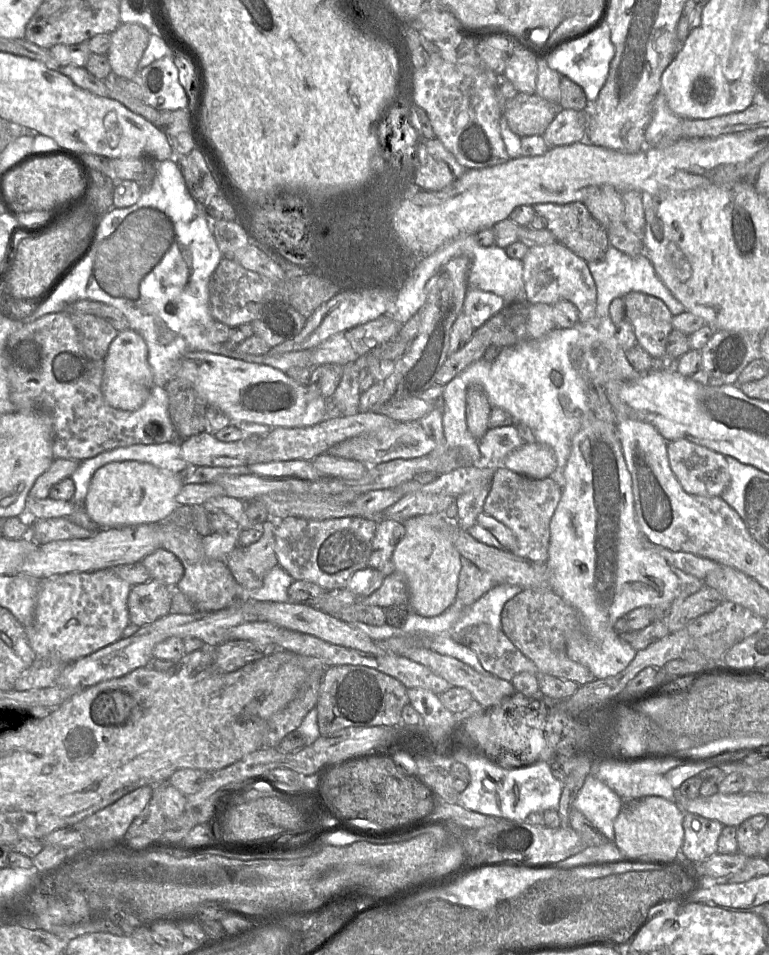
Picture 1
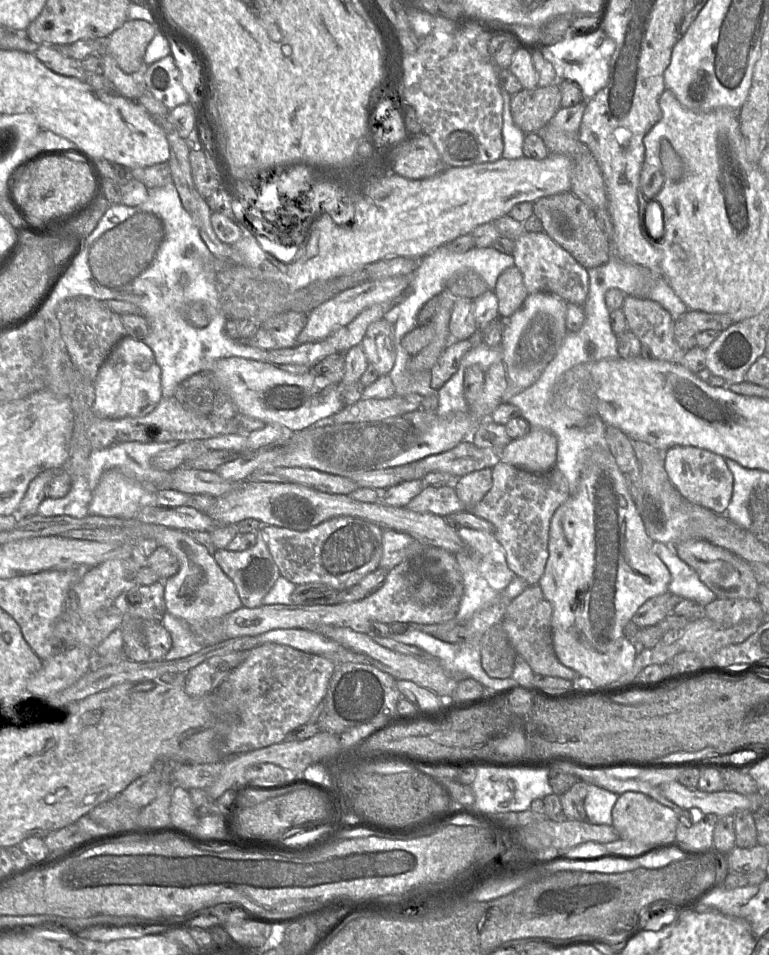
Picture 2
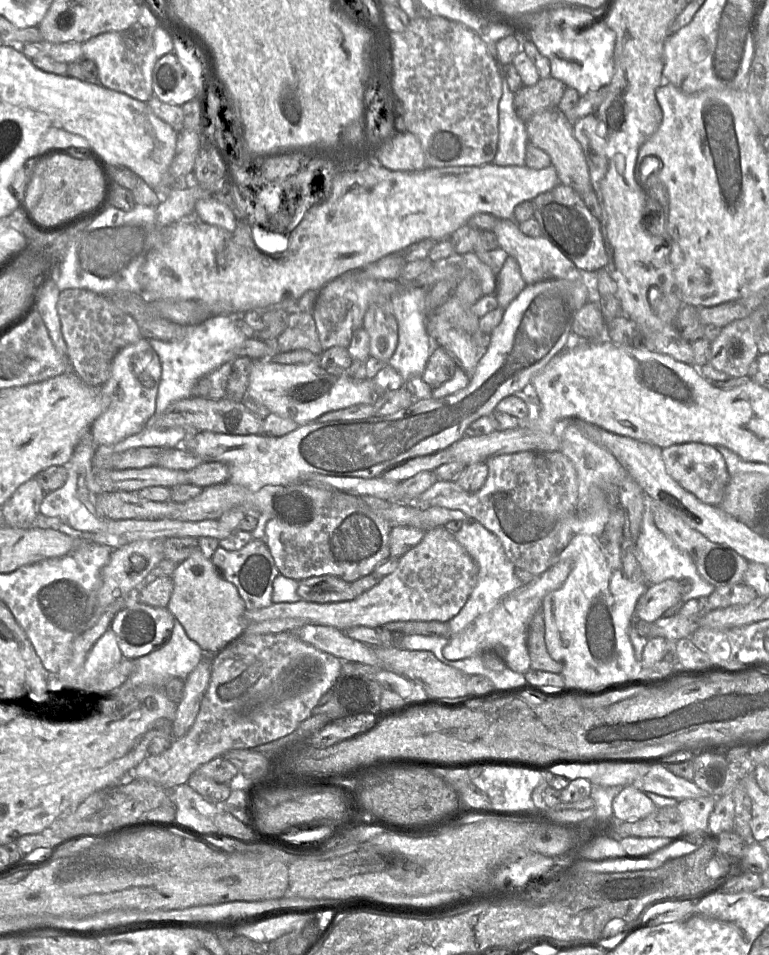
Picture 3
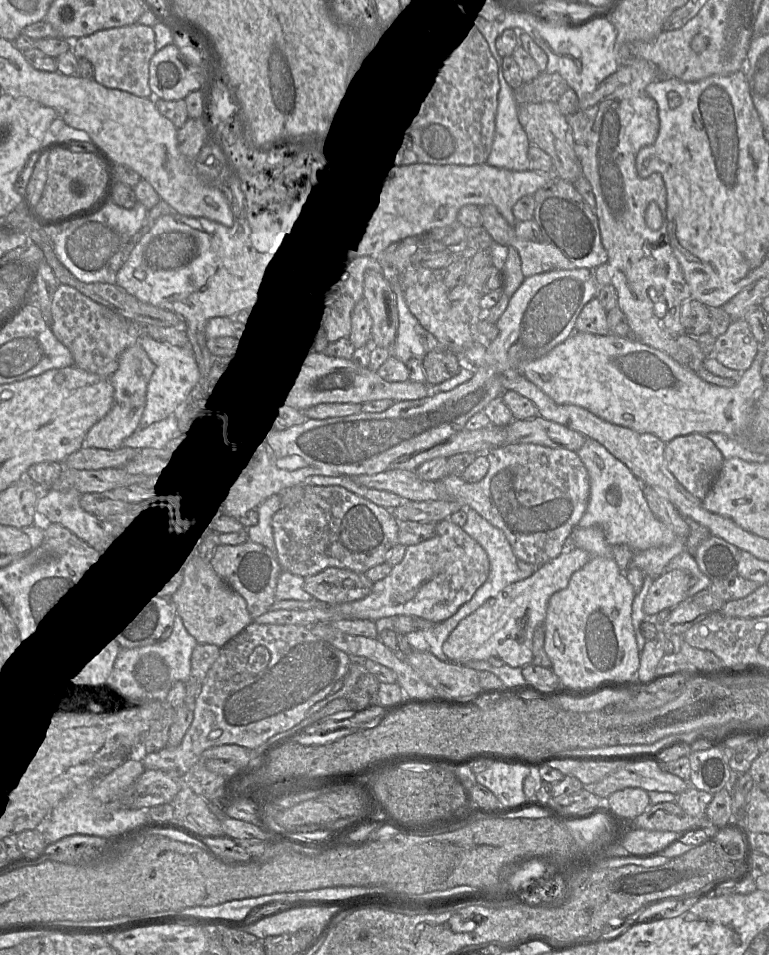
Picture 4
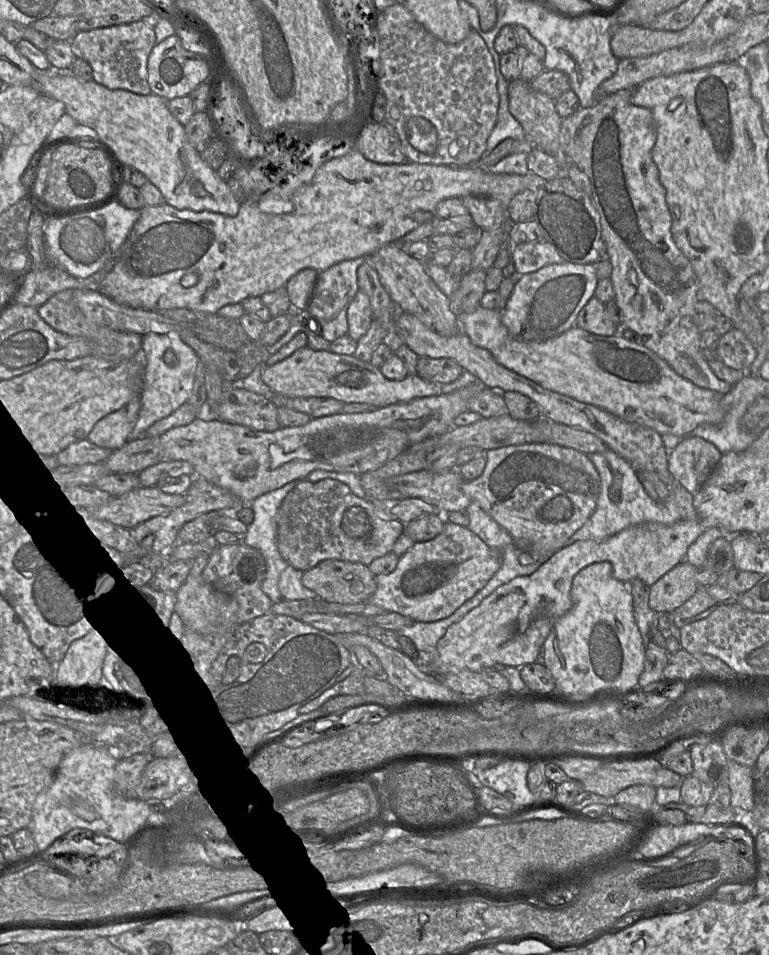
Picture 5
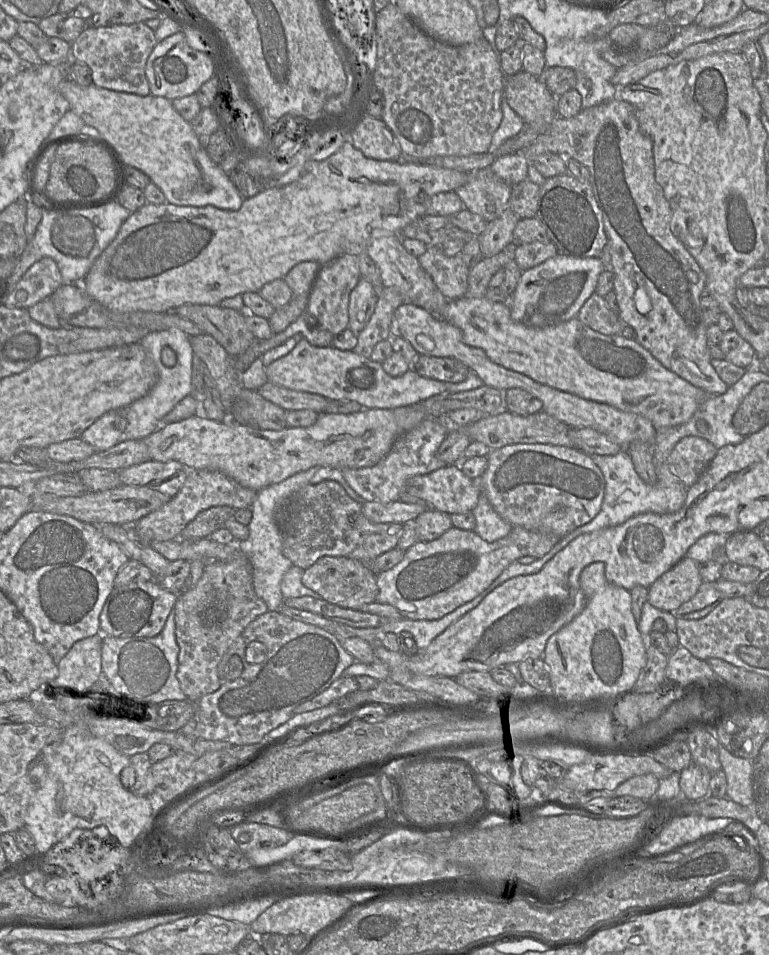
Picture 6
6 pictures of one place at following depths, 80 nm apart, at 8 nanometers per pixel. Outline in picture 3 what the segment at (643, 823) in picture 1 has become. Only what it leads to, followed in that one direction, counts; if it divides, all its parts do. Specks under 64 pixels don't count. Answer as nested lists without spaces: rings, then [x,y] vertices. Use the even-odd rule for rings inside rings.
[[[627,785],[618,789],[612,809],[613,821],[634,822],[654,812],[657,806],[645,792]]]

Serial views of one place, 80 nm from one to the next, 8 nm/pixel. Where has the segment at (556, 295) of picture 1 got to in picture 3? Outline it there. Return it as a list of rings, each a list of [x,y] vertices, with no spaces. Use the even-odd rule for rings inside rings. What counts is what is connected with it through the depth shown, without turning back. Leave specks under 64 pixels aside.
[[[500,219],[493,232],[500,247],[519,263],[522,277],[527,285],[552,279],[570,281],[582,279],[582,271],[558,247],[543,236],[532,238],[525,235],[514,220]]]

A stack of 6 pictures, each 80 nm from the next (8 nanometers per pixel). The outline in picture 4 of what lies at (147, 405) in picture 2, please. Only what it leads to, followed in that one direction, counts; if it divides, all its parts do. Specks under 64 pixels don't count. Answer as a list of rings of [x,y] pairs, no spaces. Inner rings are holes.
[[[139,343],[127,348],[120,355],[118,368],[109,378],[114,388],[114,404],[110,411],[89,429],[85,445],[116,449],[123,446],[123,441],[139,429],[146,406],[147,386],[154,370],[155,364]]]

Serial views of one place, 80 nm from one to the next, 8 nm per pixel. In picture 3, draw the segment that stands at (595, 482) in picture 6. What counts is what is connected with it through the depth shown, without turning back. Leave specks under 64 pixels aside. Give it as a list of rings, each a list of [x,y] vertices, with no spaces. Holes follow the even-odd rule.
[[[559,450],[503,454],[487,459],[486,464],[488,477],[479,490],[469,492],[456,482],[437,480],[414,504],[421,507],[439,506],[464,512],[468,518],[476,520],[499,538],[506,556],[515,567],[524,569],[535,577],[539,576],[556,562],[558,534],[563,522],[577,514],[578,481],[574,465]]]

